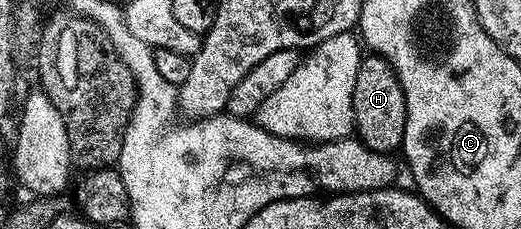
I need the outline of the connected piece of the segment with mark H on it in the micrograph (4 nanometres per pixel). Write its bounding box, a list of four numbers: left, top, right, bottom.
[353,55,407,154]

